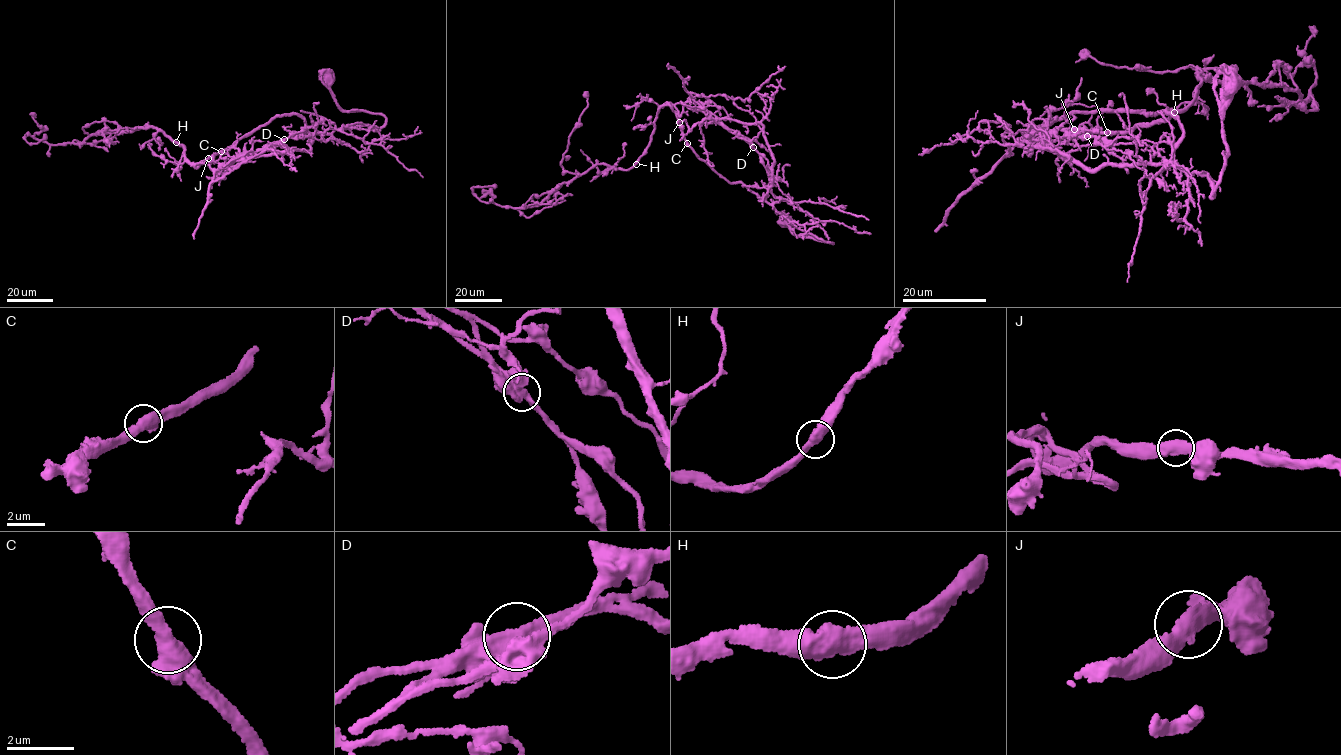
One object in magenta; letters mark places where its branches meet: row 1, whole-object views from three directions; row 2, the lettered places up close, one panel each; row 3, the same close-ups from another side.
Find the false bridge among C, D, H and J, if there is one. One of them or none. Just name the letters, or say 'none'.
D

